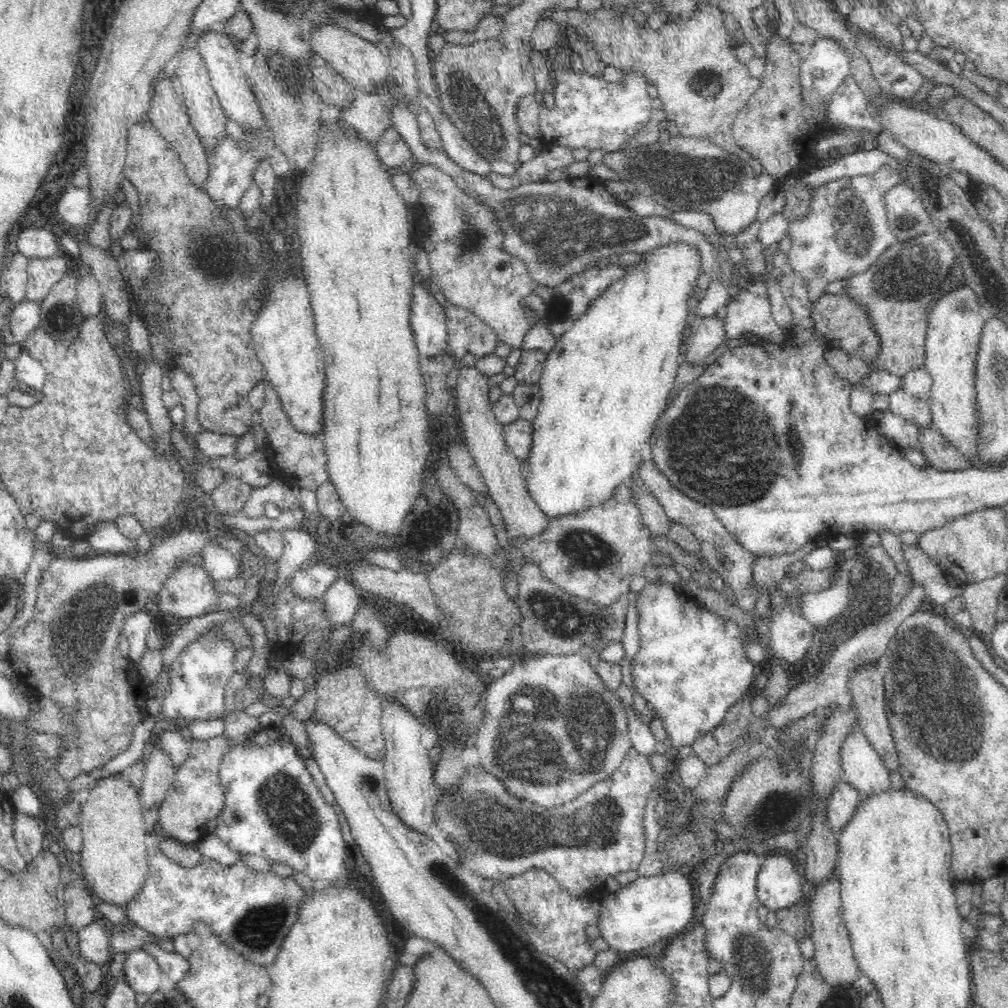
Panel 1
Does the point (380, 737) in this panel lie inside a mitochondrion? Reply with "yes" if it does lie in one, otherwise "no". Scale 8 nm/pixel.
no

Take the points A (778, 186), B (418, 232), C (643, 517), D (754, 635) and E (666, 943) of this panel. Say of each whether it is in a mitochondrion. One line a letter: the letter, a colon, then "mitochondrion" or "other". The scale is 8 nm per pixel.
A: other
B: other
C: other
D: other
E: other

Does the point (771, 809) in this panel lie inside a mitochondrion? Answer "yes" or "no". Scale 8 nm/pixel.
yes

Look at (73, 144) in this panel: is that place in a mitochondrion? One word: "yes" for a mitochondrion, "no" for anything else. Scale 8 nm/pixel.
no

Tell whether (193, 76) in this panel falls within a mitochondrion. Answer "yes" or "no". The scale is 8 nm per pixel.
no

